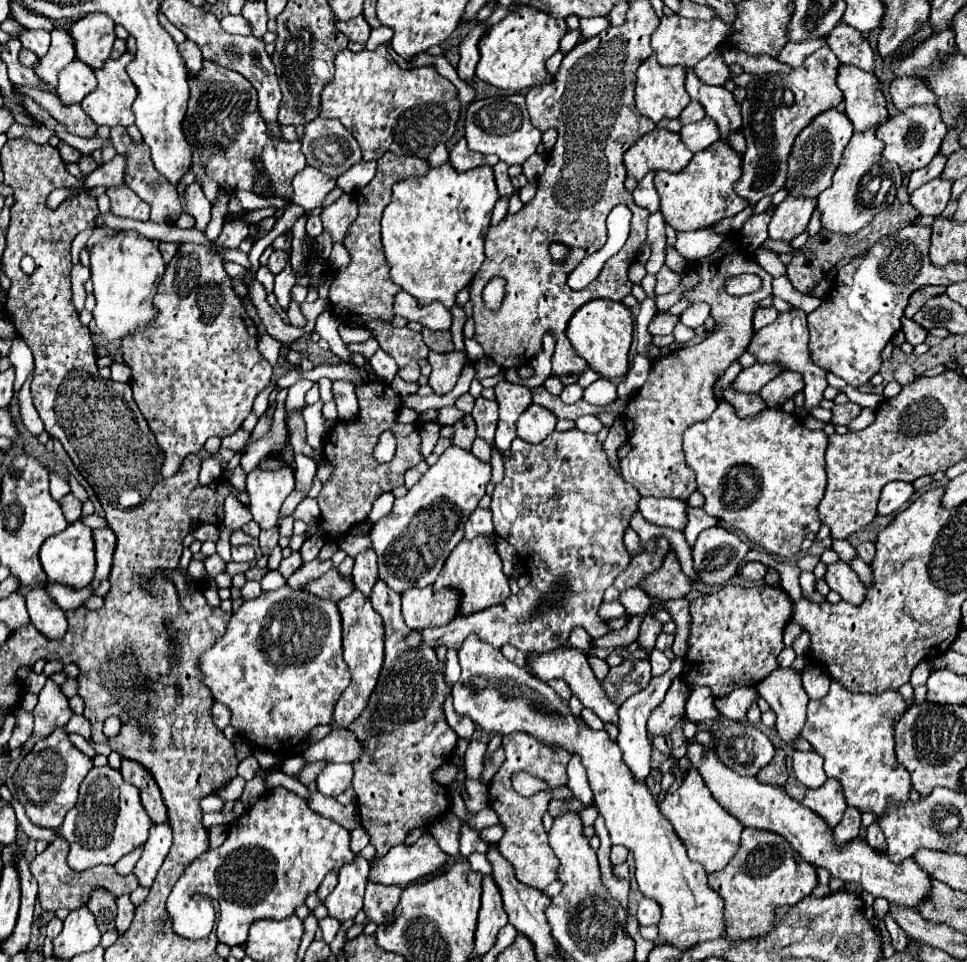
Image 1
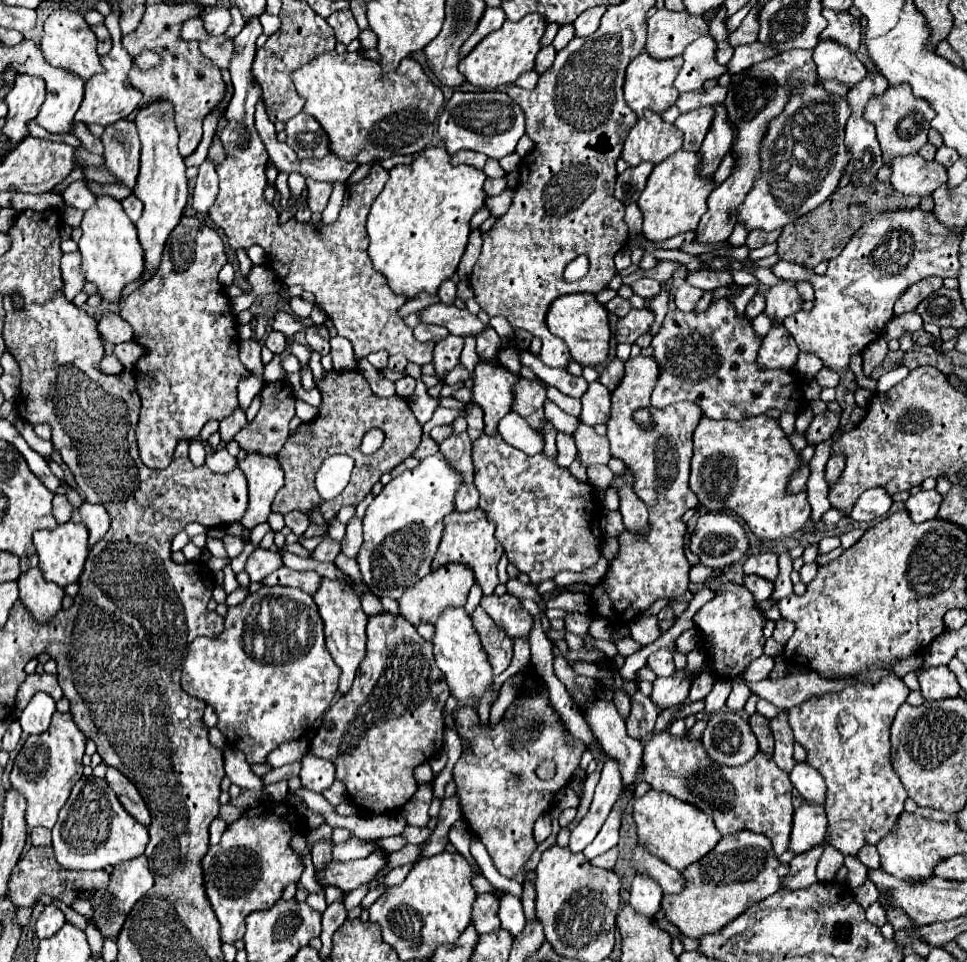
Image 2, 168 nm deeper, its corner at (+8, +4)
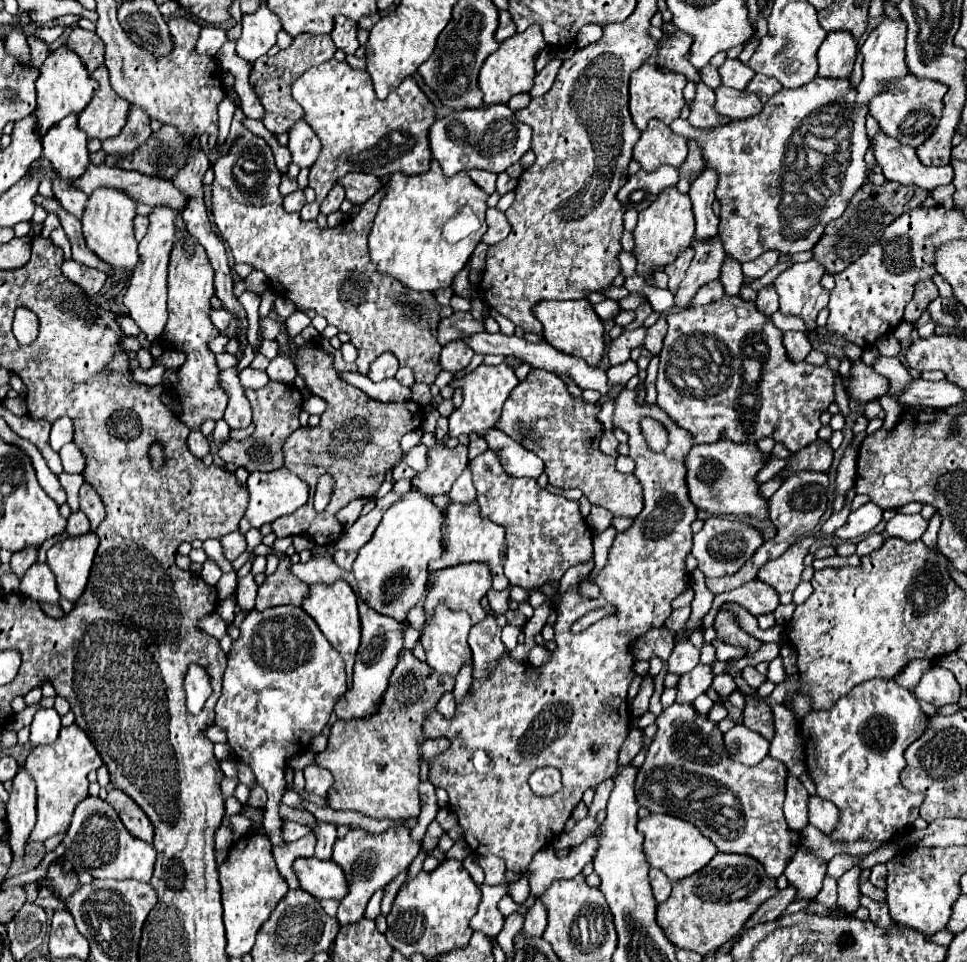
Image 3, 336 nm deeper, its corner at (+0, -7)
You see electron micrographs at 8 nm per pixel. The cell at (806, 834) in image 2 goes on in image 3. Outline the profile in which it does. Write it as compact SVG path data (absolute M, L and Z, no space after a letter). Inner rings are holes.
M798 848L794 860L790 860L790 864L786 866L784 876L788 878L788 884L798 890L794 900L814 900L826 876L826 862Z

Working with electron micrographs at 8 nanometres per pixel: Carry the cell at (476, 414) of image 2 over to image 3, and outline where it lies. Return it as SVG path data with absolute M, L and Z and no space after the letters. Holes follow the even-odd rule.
M470 434L470 444L468 444L468 460L474 460L482 452L486 452L486 440L482 440L478 434Z

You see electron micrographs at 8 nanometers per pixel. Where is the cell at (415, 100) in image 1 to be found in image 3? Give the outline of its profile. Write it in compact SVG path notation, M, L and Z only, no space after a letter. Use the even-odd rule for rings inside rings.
M332 58L306 70L292 84L292 96L304 108L304 120L322 142L320 156L310 168L310 188L316 192L318 202L322 202L332 186L348 172L368 172L376 176L402 172L412 176L430 168L432 156L426 144L426 128L430 128L436 116L434 106L412 76L402 80L386 100L378 100L368 72Z

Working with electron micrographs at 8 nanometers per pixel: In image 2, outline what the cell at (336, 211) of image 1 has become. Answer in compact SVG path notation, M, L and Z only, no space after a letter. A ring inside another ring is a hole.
M308 181L308 207L312 209L312 213L322 213L326 209L330 191L332 191L330 183Z

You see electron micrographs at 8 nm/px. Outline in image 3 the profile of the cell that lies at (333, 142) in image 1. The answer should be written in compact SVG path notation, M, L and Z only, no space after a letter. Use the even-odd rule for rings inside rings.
M298 120L288 130L288 136L290 136L288 150L292 152L294 164L298 164L300 168L310 168L310 164L314 164L314 160L318 158L318 152L320 152L318 136L314 136L312 128L304 120Z

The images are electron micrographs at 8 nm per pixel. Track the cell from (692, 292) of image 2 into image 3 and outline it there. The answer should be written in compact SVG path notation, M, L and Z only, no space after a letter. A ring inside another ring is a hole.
M712 280L708 284L704 284L698 294L694 296L694 304L692 306L702 306L702 304L710 304L714 300L720 300L724 296L724 286L720 280Z

